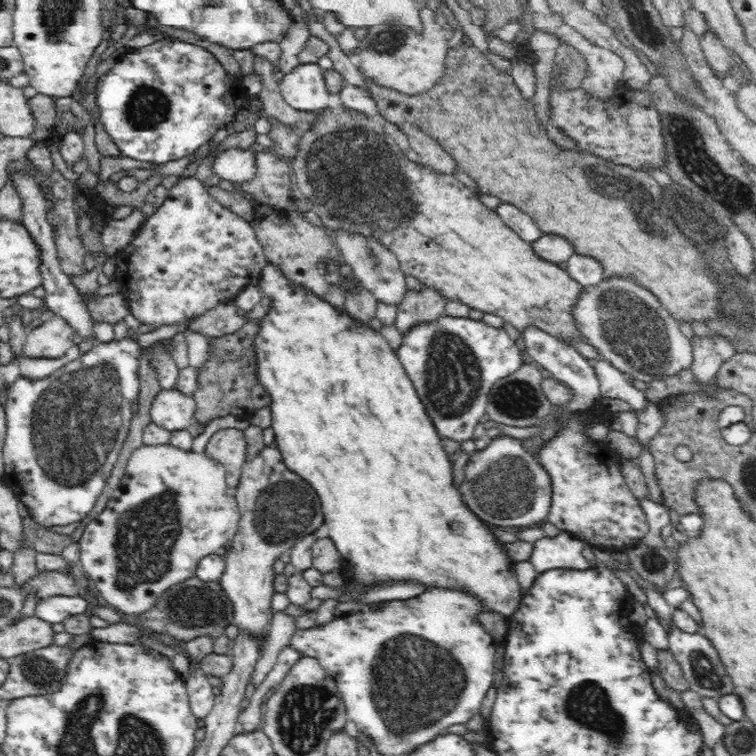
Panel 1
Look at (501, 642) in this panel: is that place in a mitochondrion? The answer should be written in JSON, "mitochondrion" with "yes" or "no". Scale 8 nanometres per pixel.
{"mitochondrion":"no"}

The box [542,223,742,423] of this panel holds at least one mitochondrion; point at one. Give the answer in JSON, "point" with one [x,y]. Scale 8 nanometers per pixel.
{"point":[632,325]}

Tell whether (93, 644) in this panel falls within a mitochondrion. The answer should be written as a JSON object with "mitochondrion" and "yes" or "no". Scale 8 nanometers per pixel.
{"mitochondrion":"no"}

